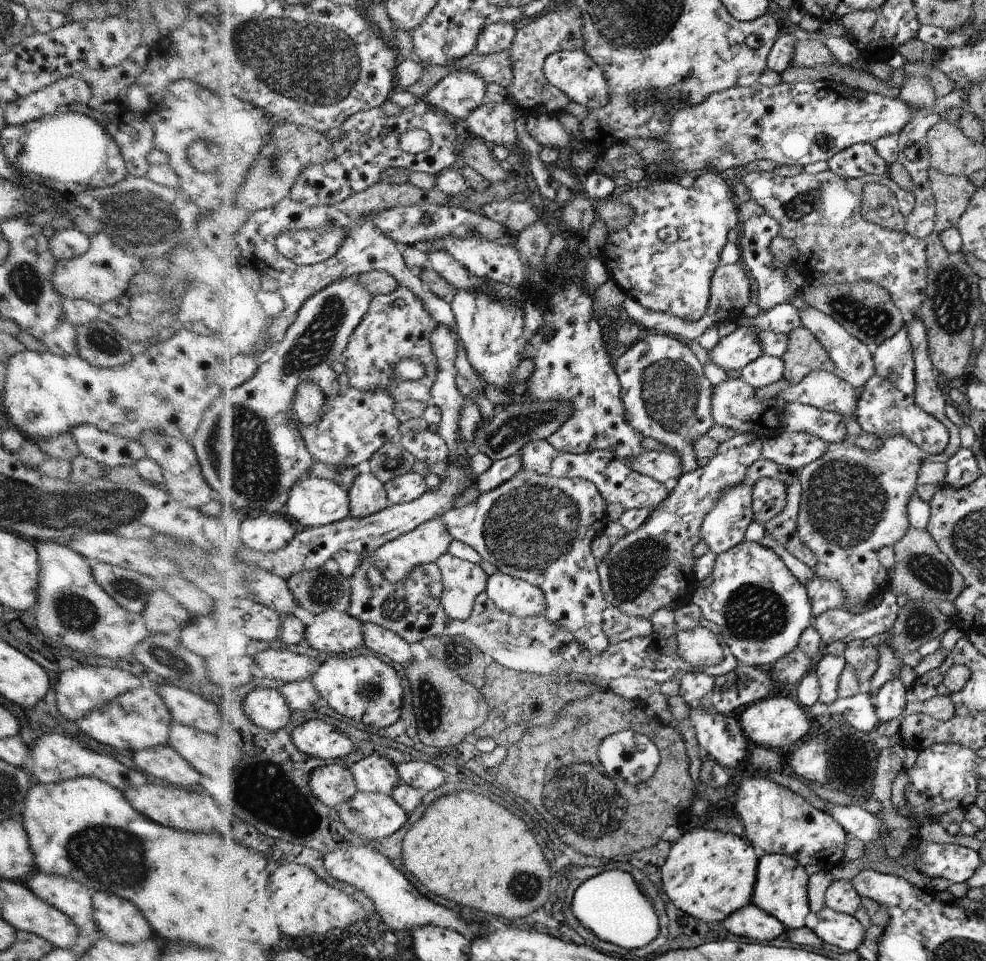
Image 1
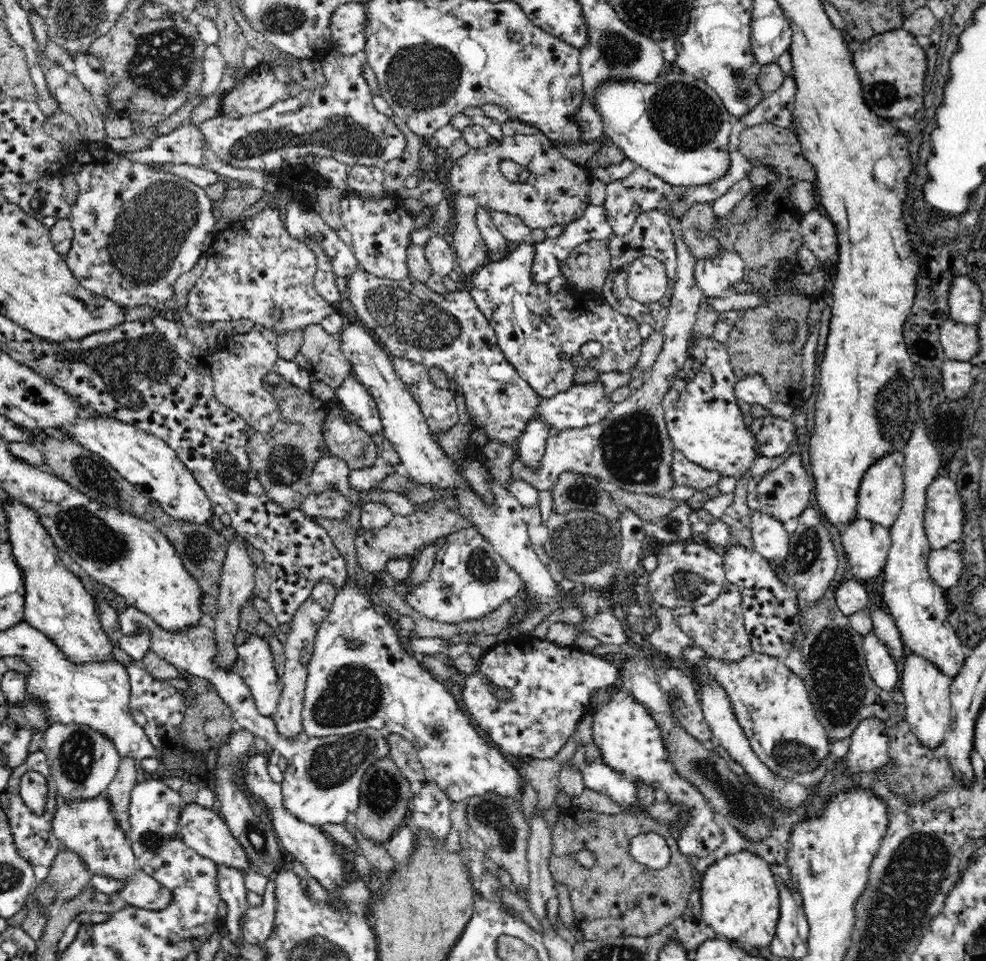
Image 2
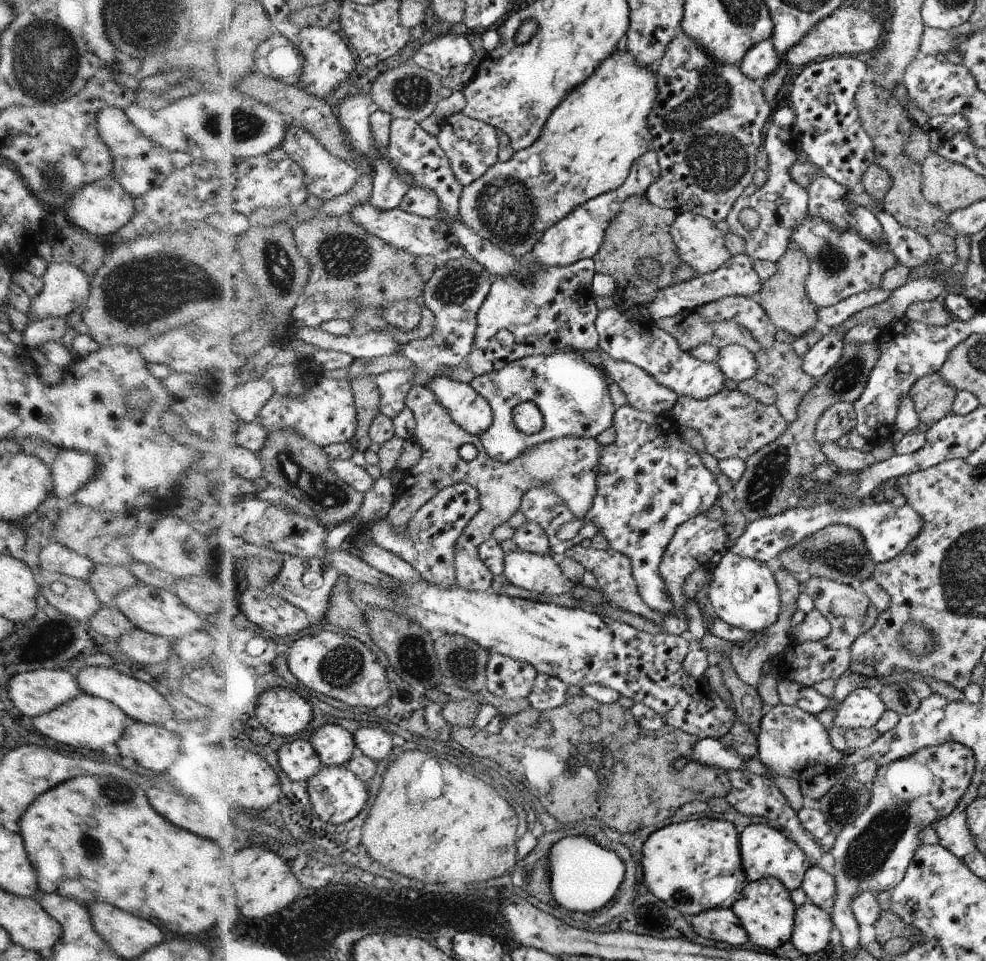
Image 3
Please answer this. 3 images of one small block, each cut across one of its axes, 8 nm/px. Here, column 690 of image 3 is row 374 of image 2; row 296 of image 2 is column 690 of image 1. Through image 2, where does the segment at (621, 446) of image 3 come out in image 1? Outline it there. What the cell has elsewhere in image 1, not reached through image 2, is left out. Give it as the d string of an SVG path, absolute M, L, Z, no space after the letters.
M652 334L622 349L615 362L618 378L622 380L622 406L630 426L678 454L682 458L683 474L697 470L692 444L714 426L714 420L713 385L706 378L696 354L668 334Z

